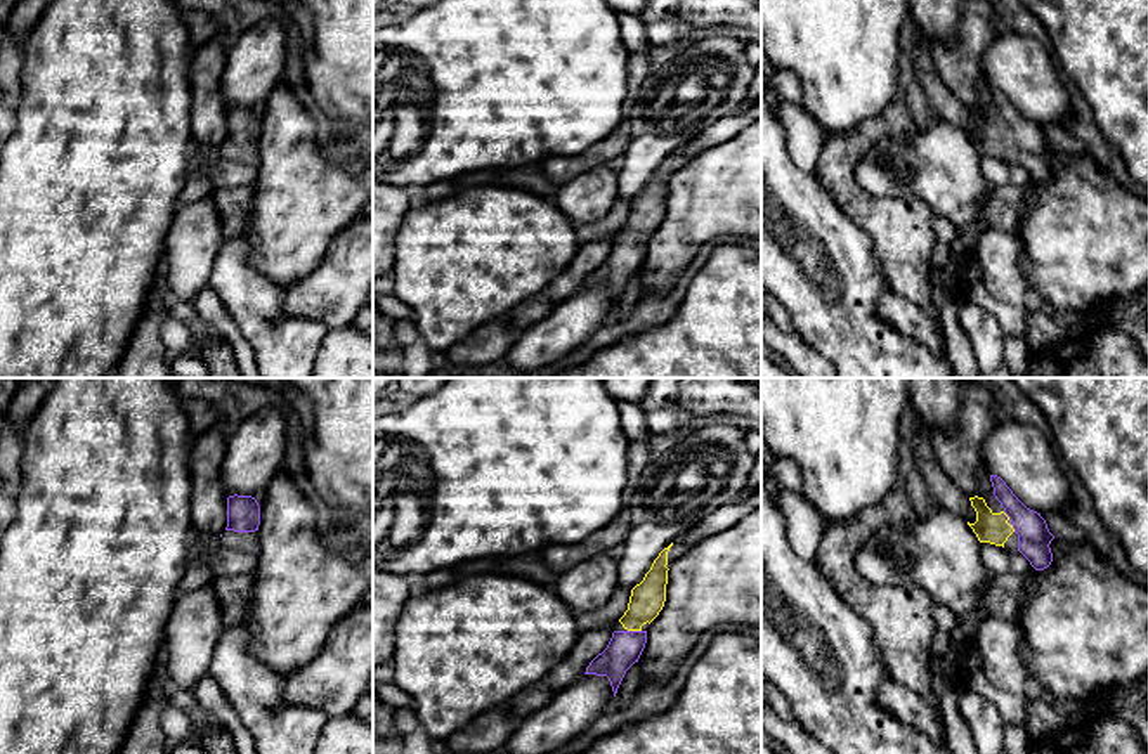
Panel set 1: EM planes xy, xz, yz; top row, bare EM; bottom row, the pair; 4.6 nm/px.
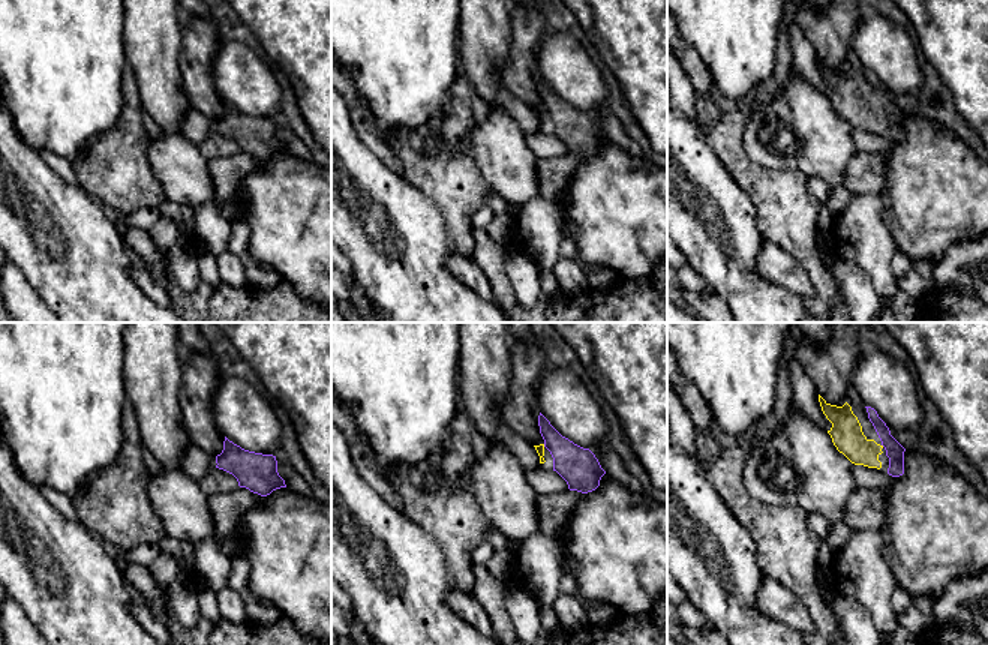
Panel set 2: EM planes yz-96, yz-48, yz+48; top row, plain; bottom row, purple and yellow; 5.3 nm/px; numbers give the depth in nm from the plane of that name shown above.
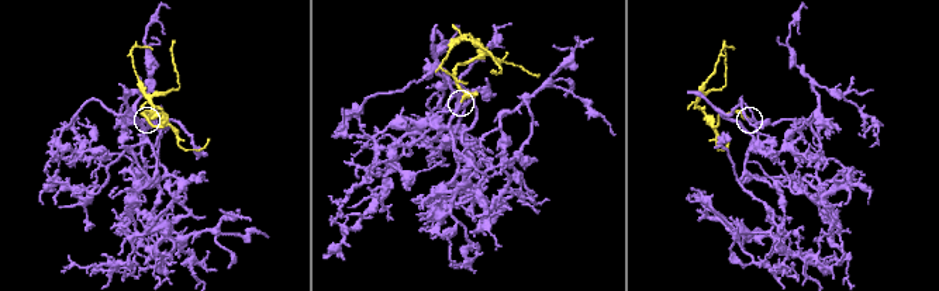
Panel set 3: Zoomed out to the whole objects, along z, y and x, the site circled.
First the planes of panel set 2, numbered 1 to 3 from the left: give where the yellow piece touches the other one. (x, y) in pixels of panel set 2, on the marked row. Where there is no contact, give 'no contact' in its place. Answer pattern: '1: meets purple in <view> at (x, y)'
1: no contact
2: no contact
3: no contact

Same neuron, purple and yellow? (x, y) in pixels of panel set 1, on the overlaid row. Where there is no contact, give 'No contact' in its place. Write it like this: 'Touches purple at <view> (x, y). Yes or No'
Touches purple at xz (635, 631). Yes

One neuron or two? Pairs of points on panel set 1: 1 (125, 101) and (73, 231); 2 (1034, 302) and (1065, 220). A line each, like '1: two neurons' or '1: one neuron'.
1: one neuron
2: two neurons

